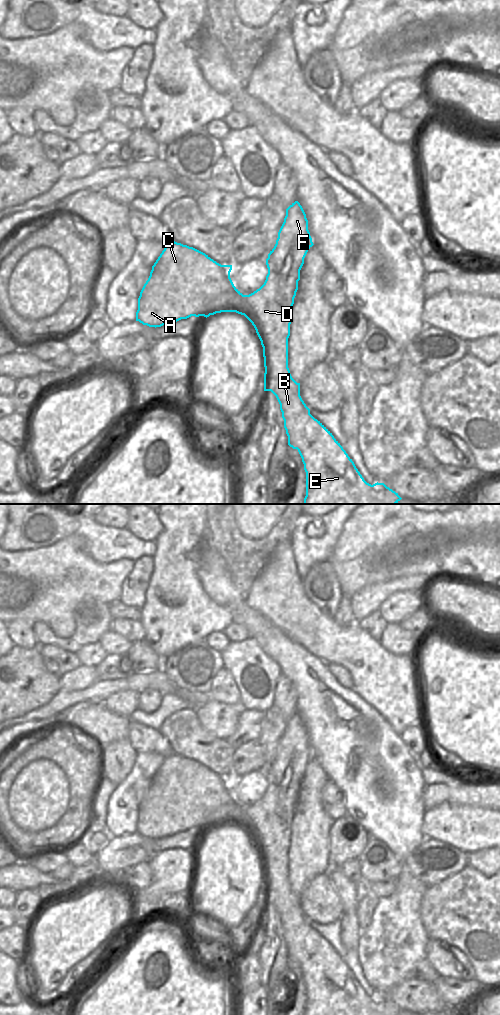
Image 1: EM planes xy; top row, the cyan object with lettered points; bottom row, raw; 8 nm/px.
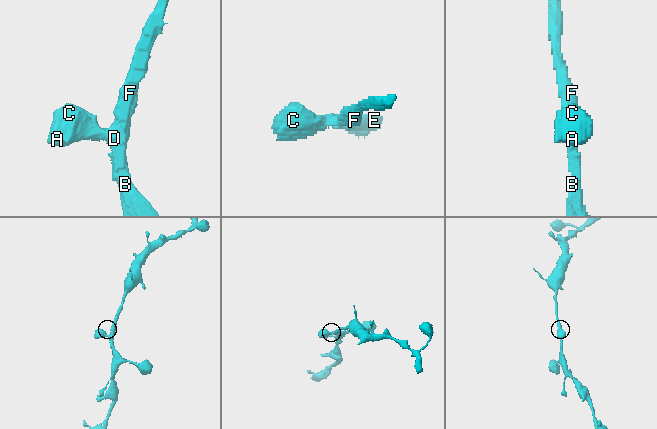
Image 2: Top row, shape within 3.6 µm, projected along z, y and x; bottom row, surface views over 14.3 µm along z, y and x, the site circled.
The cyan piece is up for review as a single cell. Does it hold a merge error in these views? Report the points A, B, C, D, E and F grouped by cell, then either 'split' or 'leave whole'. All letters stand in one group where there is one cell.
A B C D E F; leave whole

